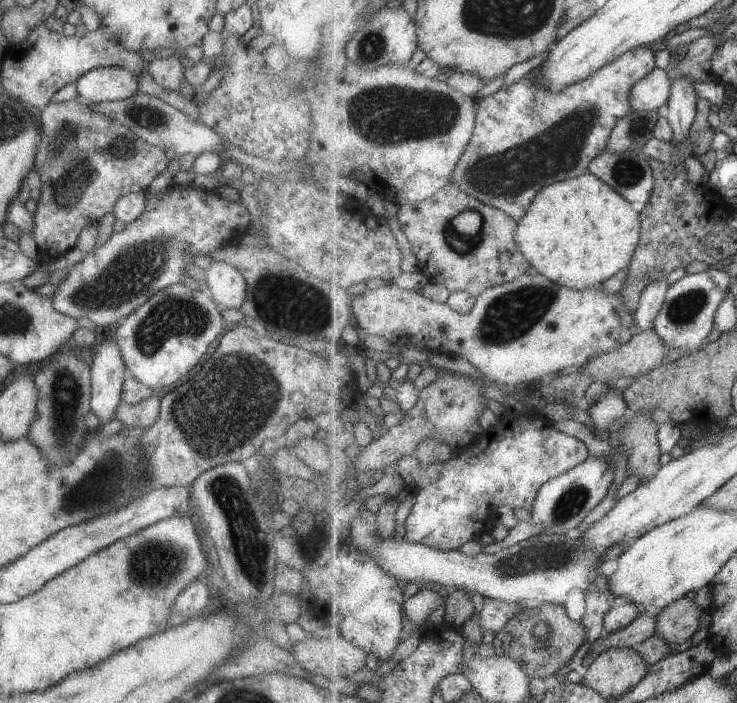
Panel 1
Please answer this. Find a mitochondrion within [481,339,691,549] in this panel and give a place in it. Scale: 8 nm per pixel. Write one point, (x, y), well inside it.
(572, 501)

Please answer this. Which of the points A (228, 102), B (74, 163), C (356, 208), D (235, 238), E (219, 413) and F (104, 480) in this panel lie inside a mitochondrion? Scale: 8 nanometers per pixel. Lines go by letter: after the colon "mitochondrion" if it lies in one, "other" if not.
A: other
B: mitochondrion
C: other
D: other
E: mitochondrion
F: mitochondrion

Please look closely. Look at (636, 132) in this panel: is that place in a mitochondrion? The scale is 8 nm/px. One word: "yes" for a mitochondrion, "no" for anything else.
yes

